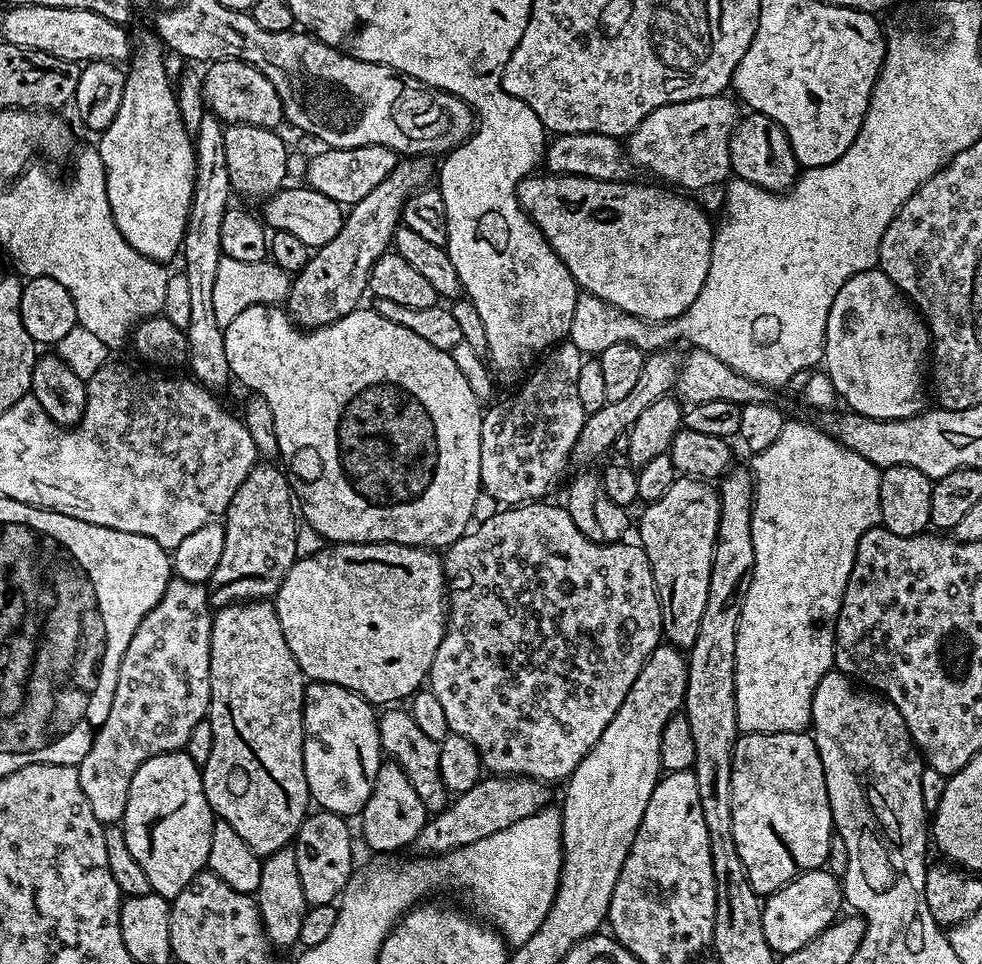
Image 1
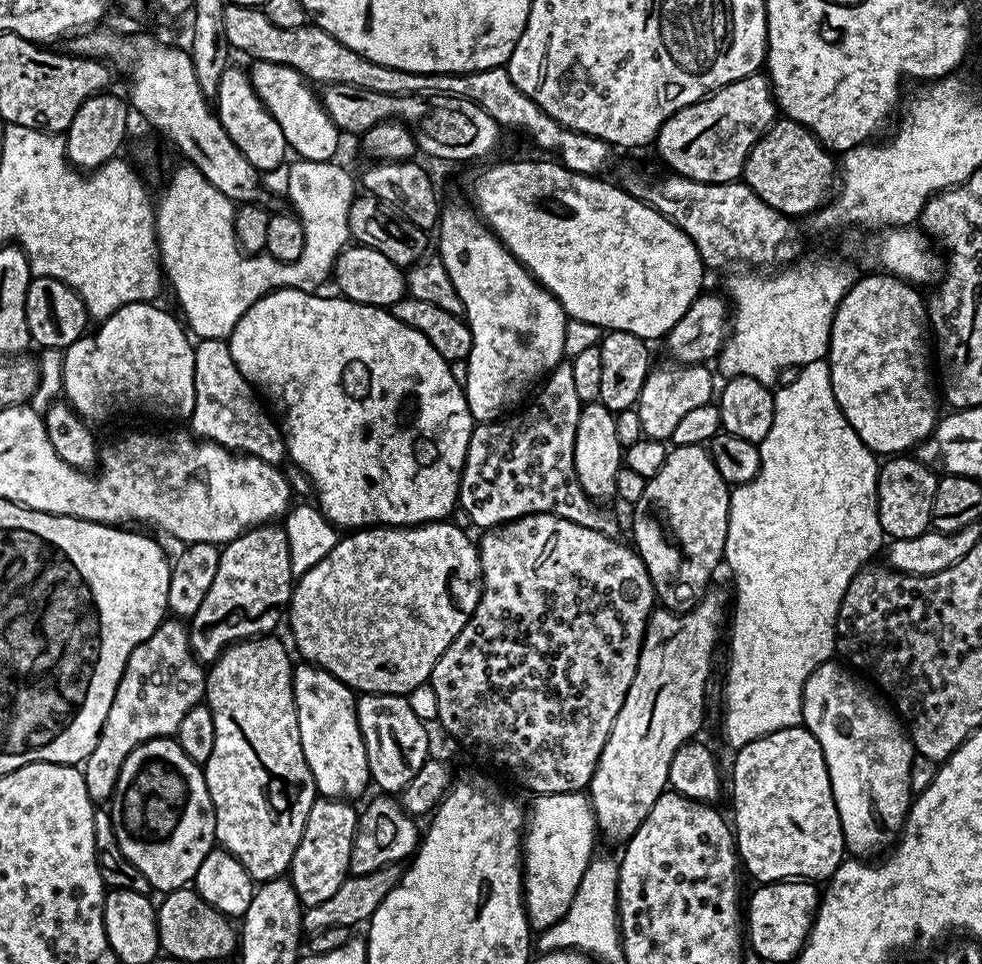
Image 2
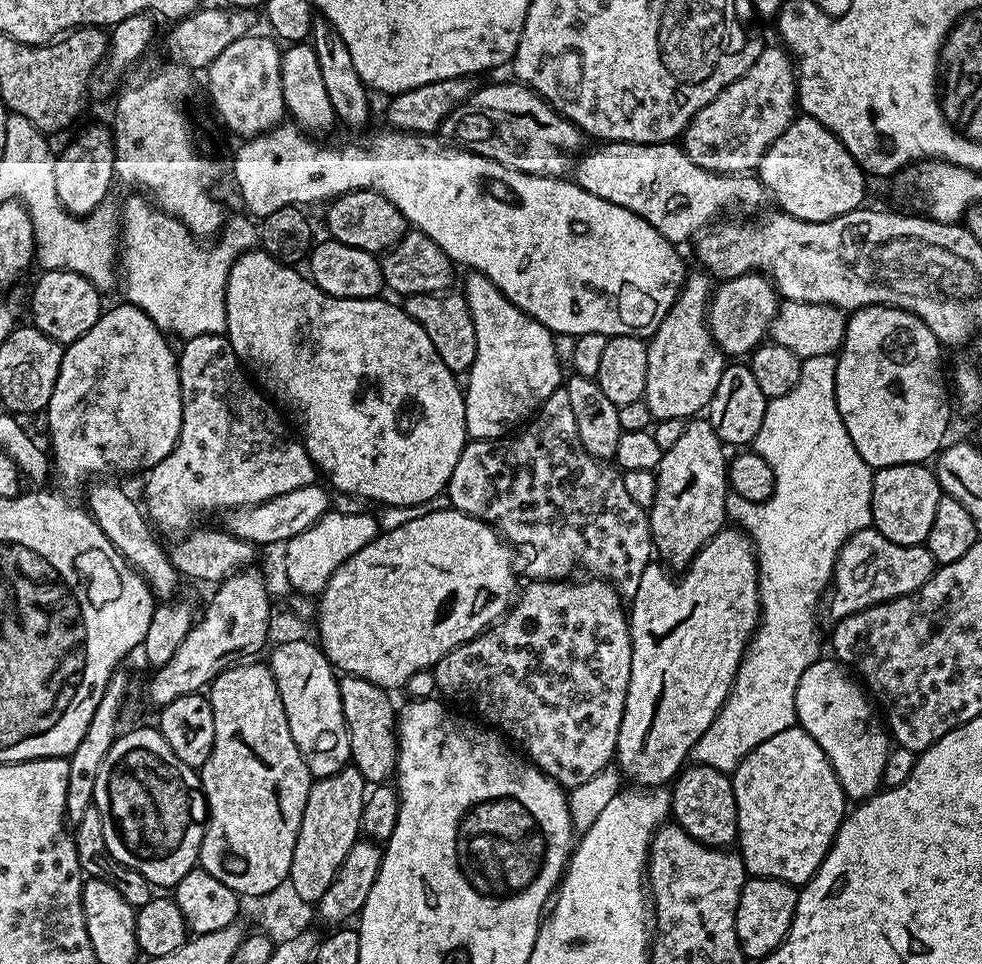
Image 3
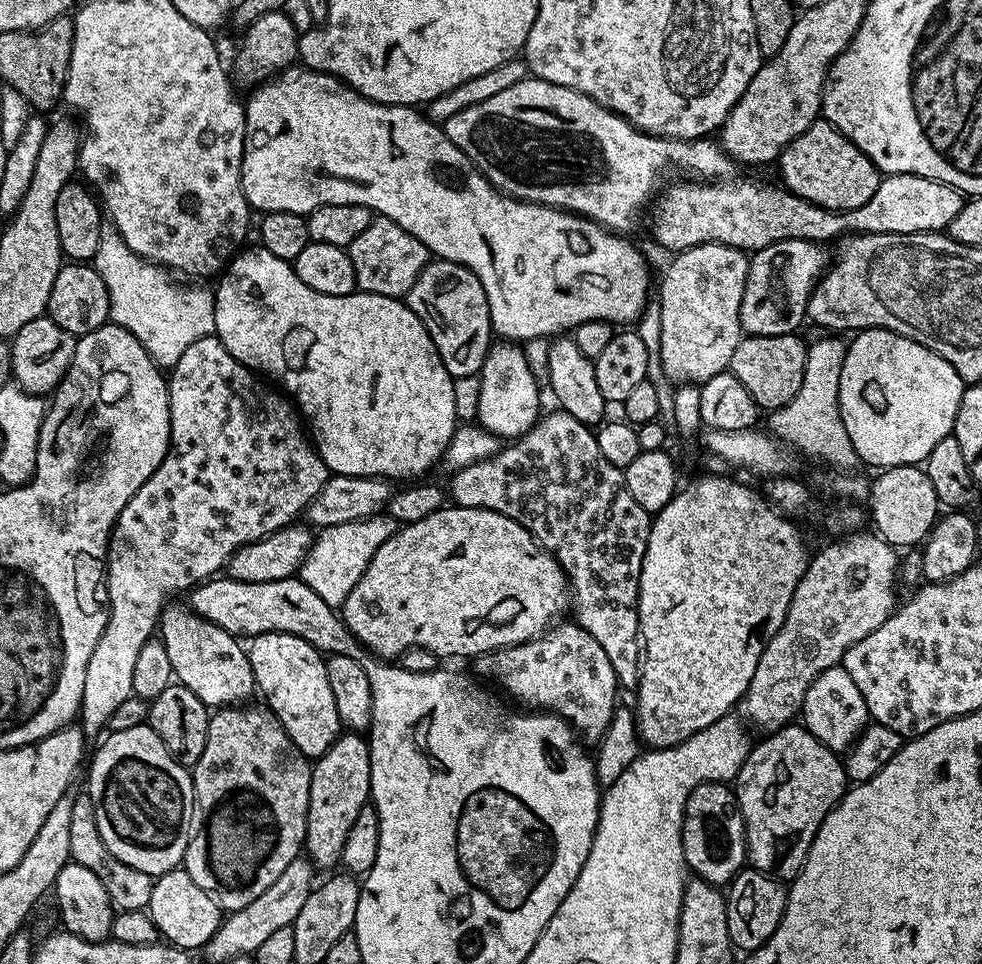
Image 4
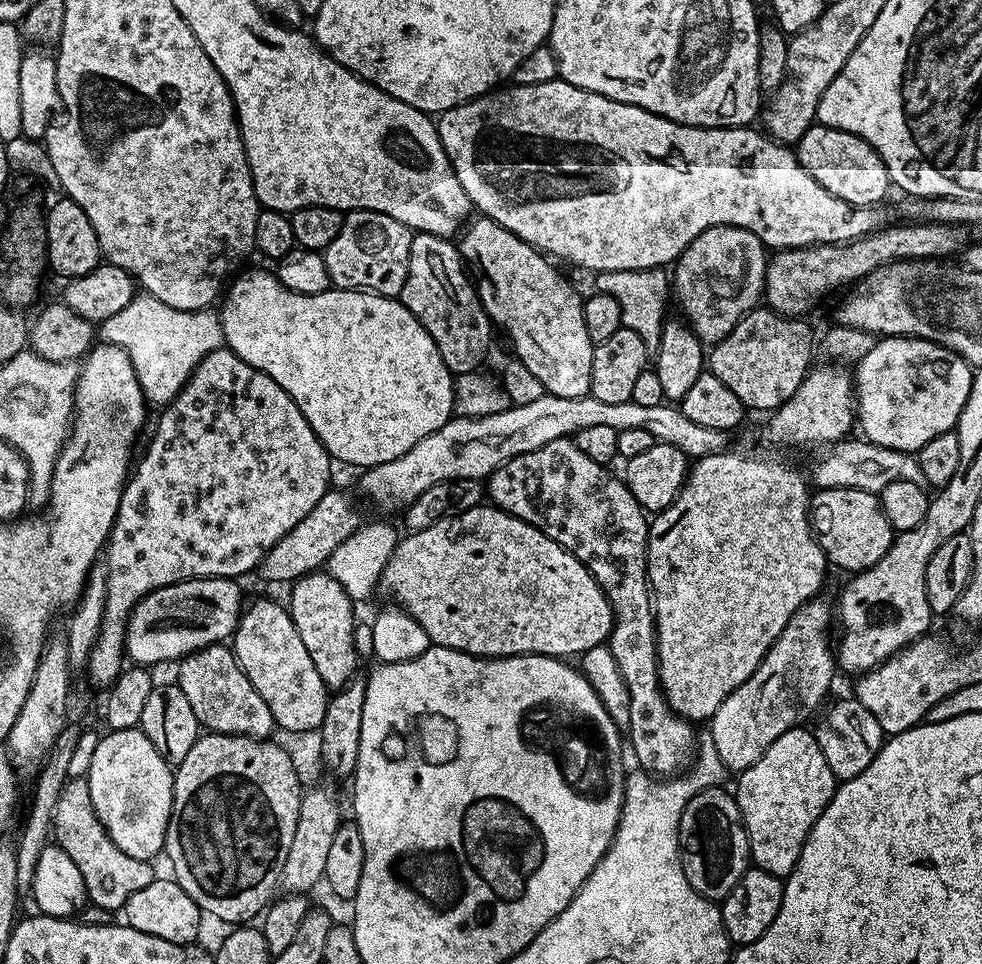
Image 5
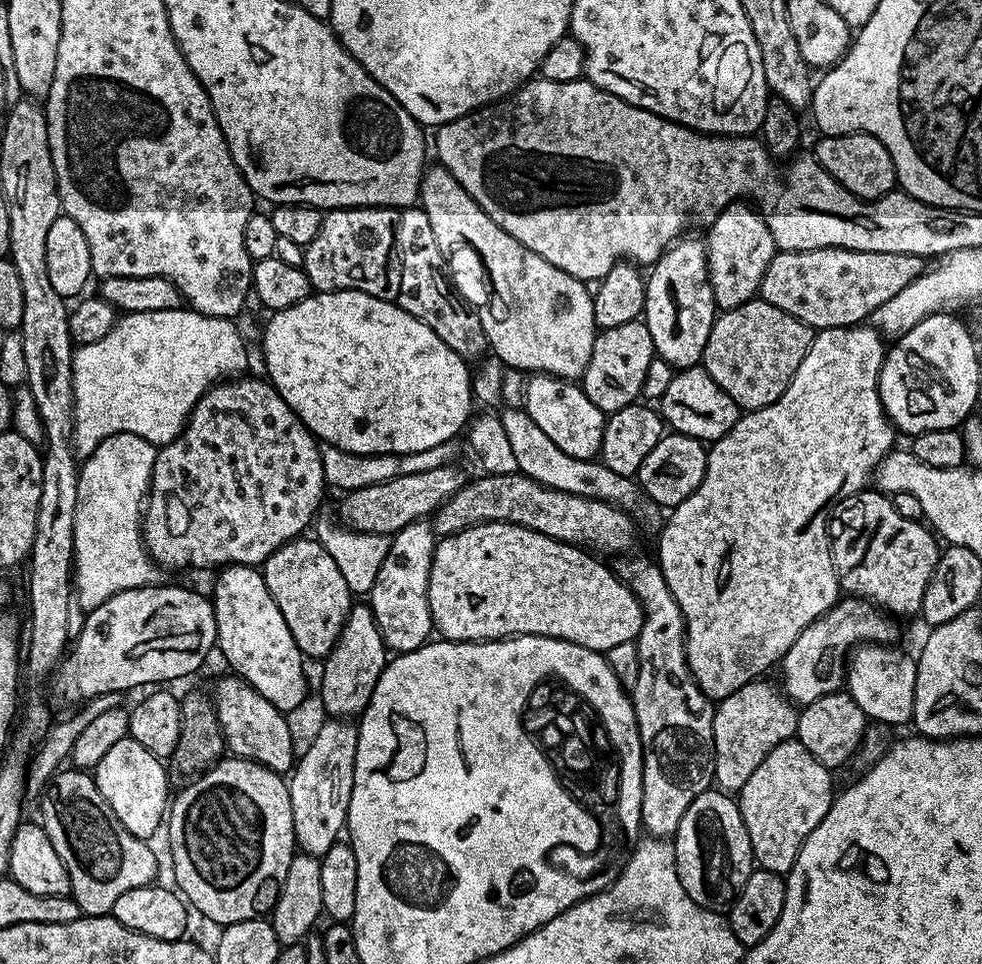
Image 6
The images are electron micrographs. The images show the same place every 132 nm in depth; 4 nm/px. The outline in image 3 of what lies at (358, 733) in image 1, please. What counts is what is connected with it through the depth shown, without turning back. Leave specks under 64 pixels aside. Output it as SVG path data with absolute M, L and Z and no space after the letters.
M288 640L273 650L266 663L280 691L286 722L290 722L290 734L294 734L294 746L298 746L308 771L319 778L349 767L352 755L342 714L340 681L323 648L313 641L311 644L308 640Z

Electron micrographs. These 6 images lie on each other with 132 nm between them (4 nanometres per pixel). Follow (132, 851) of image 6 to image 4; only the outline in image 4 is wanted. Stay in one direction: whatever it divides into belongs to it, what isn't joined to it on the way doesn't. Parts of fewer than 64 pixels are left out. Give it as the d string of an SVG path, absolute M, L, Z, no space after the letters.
M86 794L76 796L74 810L70 814L70 857L75 863L86 866L106 886L106 894L110 894L113 905L122 912L138 912L147 909L150 902L153 876L142 870L134 870L134 866L126 866L102 842L102 834L98 834L98 822L94 814L94 802Z

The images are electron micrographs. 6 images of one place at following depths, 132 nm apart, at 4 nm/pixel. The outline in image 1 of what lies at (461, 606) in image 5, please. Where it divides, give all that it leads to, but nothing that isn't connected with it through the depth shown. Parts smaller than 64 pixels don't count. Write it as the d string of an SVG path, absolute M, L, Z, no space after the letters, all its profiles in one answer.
M338 544L324 546L320 552L310 557L296 559L290 570L284 575L280 589L274 597L274 607L286 646L298 662L309 681L321 684L337 684L363 696L373 706L392 706L397 702L409 699L427 681L428 672L432 669L434 654L444 637L446 623L446 581L444 579L444 561L435 551L426 548L415 548L405 544Z

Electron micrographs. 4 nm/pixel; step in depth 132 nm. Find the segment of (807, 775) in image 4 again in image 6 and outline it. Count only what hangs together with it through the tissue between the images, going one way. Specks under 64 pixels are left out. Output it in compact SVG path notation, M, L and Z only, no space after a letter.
M793 738L774 746L762 758L762 766L750 774L738 793L742 822L750 834L753 861L768 872L786 874L798 858L802 842L826 818L834 799L833 773L806 746Z

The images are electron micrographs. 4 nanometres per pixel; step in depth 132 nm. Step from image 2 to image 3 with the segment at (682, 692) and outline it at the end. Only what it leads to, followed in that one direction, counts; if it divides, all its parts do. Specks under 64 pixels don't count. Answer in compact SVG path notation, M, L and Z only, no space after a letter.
M739 527L721 528L692 563L677 575L680 576L677 580L671 575L675 576L659 563L648 564L642 582L638 582L638 590L630 598L632 665L614 760L625 777L636 776L635 783L641 788L658 788L675 781L698 738L702 738L710 722L719 714L736 680L740 659L760 622L760 575L756 572L756 554L752 539Z

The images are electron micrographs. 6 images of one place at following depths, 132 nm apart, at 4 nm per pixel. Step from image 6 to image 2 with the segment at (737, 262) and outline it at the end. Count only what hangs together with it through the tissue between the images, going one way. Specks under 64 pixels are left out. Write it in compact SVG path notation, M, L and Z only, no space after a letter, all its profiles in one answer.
M679 362L671 365L673 368L653 367L648 373L646 382L642 386L642 394L638 398L635 411L641 419L643 435L650 440L671 441L678 421L689 410L698 406L713 403L714 388L712 392L711 367L704 364L682 364Z

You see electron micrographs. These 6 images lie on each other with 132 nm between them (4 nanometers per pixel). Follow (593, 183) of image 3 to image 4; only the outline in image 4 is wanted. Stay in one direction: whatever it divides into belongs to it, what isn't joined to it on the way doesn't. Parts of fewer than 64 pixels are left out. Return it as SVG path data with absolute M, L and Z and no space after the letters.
M918 174L885 175L878 190L862 206L849 212L818 207L784 188L755 184L752 180L725 179L723 182L672 184L655 197L654 238L671 253L696 245L719 243L743 252L765 249L784 240L810 240L819 244L845 234L914 234L948 229L966 202L964 193L946 182L922 178Z

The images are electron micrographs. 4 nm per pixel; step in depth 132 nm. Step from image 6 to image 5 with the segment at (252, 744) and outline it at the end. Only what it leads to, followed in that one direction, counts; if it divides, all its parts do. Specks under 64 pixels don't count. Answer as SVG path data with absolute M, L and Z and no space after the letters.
M218 643L200 648L179 661L177 668L180 669L174 676L175 683L179 684L182 694L186 694L201 729L231 736L268 738L273 735L270 706L262 702L262 694L258 694L250 678L246 678L231 647Z

